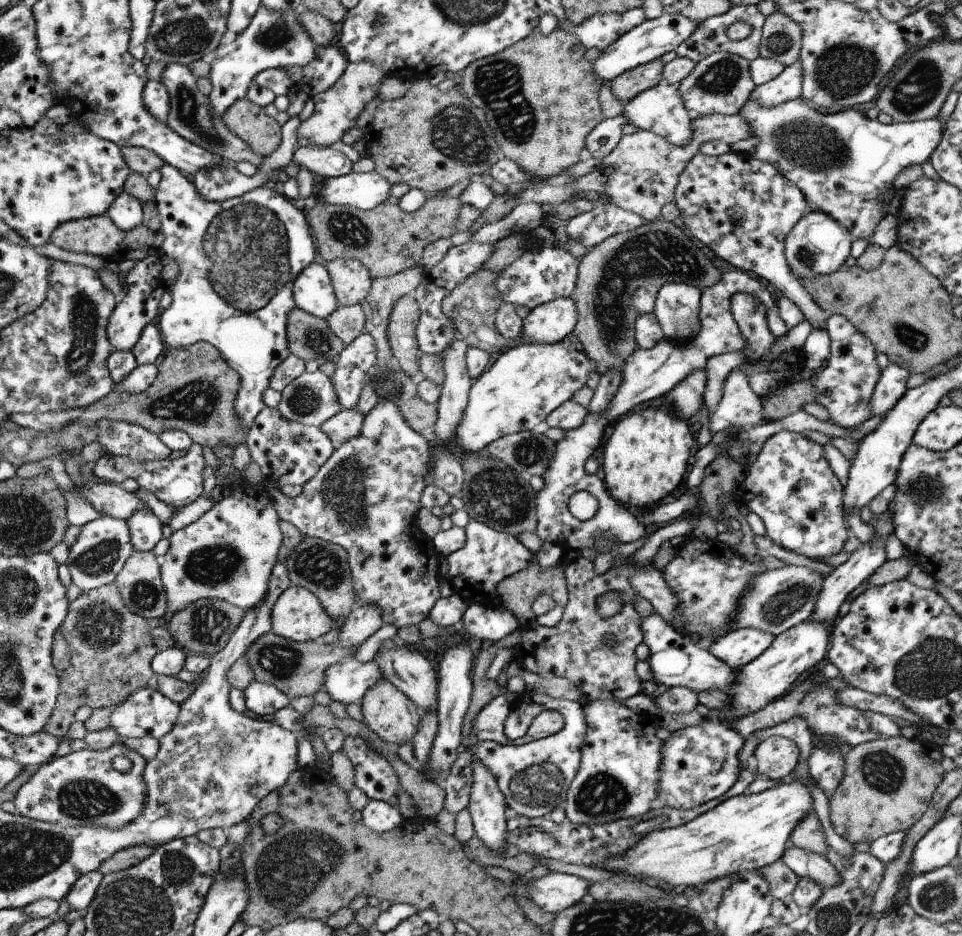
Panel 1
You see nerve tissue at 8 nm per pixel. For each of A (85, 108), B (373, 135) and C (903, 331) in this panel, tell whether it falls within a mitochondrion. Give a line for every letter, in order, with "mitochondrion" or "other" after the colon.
A: other
B: other
C: mitochondrion

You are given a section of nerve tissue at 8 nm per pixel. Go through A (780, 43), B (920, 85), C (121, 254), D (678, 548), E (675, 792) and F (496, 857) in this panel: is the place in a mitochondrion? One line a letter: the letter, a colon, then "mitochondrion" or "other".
A: mitochondrion
B: mitochondrion
C: other
D: other
E: other
F: other

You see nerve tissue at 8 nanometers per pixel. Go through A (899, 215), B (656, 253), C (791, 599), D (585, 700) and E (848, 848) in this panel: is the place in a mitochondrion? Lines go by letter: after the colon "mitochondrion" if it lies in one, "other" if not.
A: other
B: mitochondrion
C: mitochondrion
D: other
E: other

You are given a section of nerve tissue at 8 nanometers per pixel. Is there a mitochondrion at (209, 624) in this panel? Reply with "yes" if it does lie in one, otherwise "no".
yes

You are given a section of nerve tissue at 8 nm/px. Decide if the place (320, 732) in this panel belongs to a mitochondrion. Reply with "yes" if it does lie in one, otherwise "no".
no

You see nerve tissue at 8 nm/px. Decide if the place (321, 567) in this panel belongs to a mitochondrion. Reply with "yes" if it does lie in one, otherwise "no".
yes

